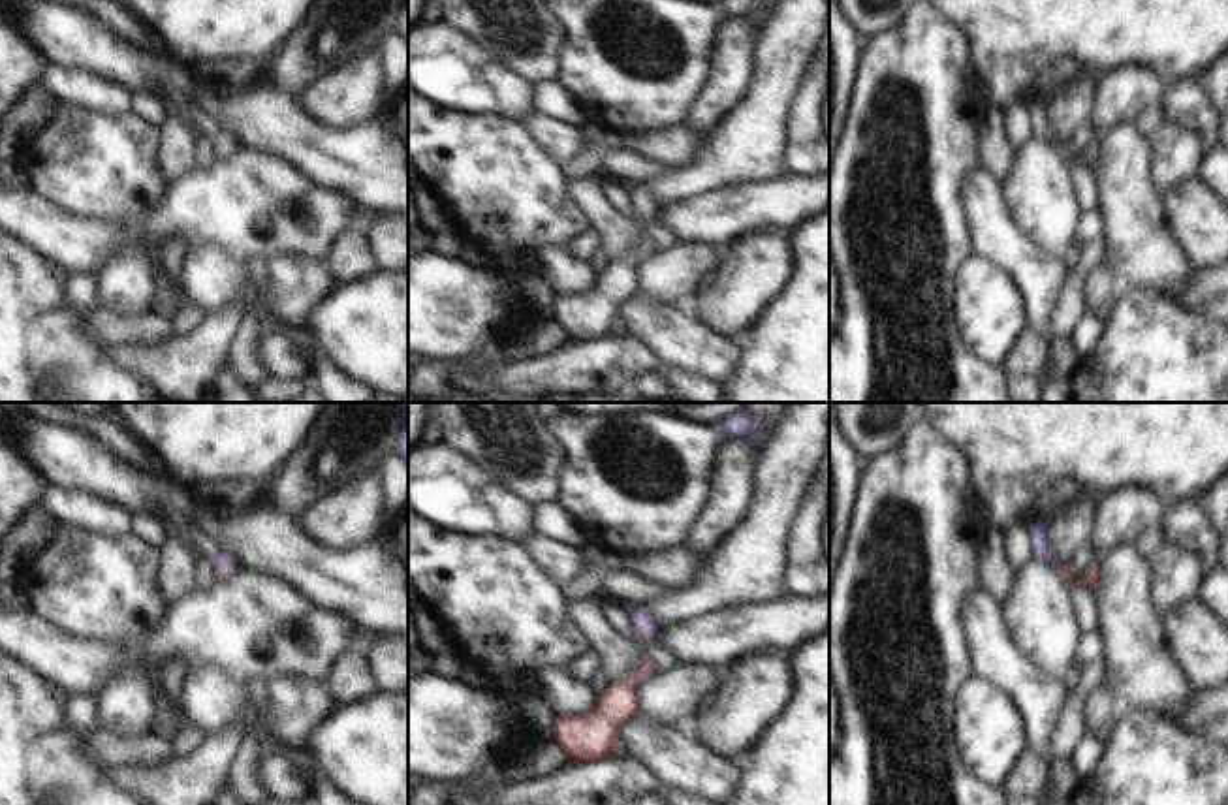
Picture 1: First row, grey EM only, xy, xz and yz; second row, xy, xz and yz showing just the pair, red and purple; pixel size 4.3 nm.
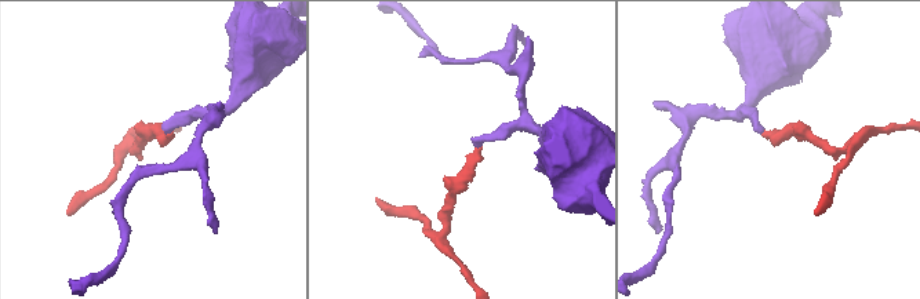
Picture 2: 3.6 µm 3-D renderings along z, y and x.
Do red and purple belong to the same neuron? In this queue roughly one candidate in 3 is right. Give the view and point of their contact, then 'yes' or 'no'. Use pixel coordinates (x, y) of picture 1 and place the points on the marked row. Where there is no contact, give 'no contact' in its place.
contact xy (228, 570); yes

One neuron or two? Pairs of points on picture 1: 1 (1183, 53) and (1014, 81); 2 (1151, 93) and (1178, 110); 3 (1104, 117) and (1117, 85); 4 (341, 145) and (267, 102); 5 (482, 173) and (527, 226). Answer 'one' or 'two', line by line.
1: one
2: two
3: one
4: one
5: one

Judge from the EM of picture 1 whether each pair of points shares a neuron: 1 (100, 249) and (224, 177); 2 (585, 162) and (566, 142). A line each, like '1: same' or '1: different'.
1: same
2: different

